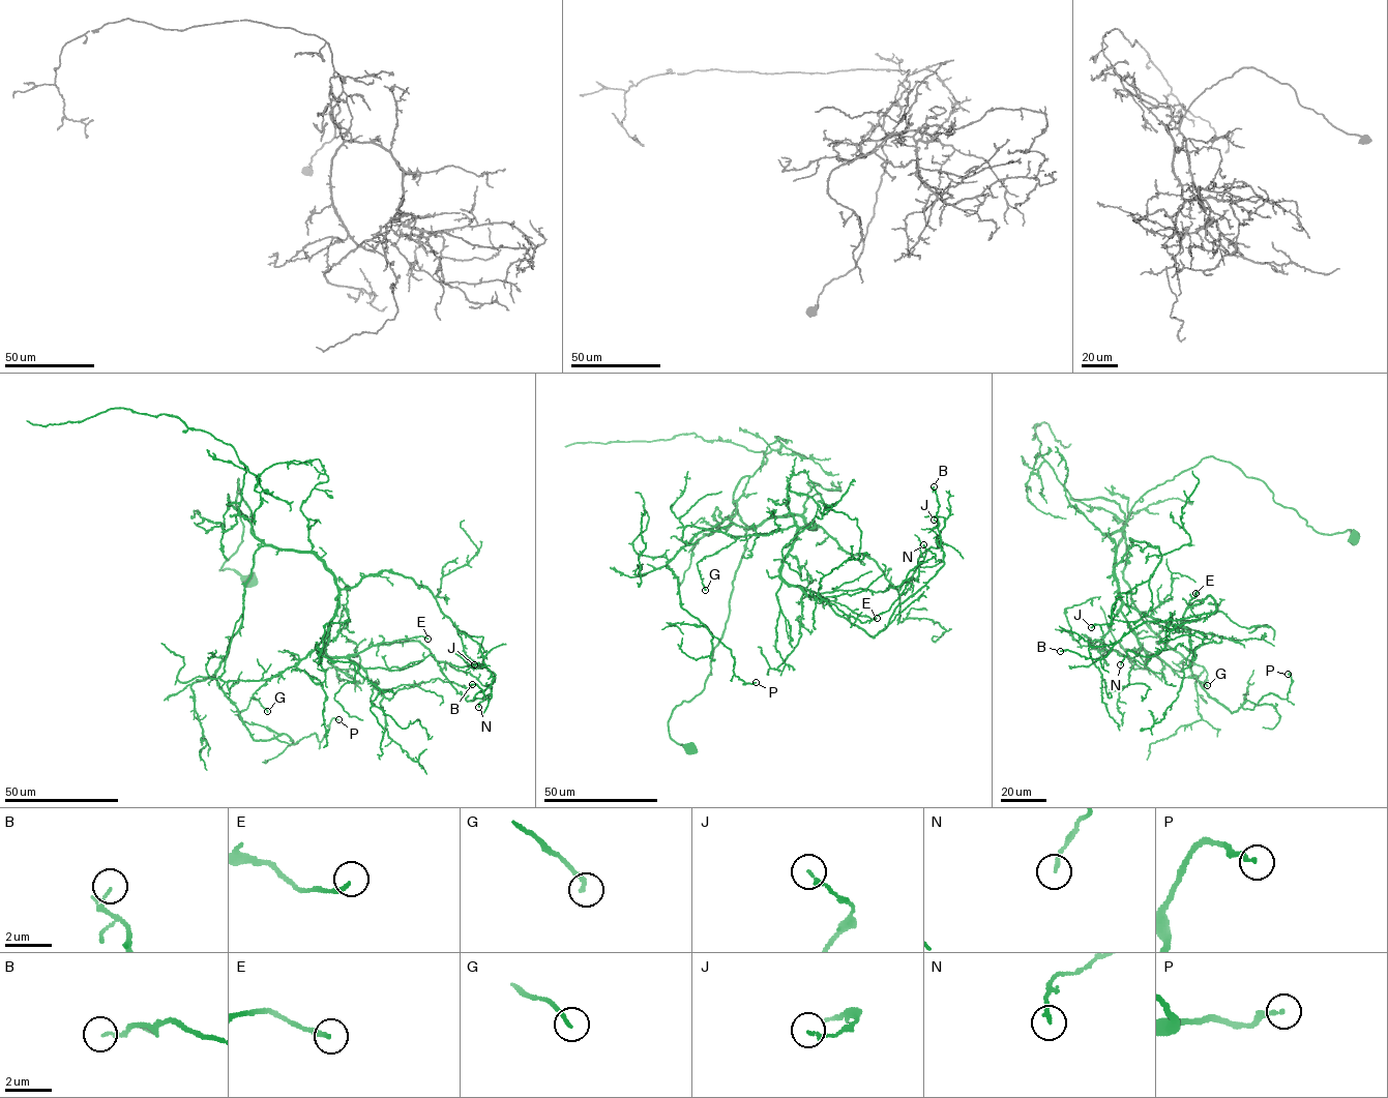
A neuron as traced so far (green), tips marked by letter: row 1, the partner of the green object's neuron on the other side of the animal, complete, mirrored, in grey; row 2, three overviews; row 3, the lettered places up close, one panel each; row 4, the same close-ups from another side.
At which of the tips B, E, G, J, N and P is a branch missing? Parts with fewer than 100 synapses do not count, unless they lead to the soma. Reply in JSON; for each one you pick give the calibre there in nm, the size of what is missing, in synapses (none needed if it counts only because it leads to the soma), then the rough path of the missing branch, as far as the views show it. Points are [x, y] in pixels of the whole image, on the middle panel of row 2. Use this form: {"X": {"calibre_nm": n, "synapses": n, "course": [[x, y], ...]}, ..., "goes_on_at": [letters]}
{"goes_on_at": []}

